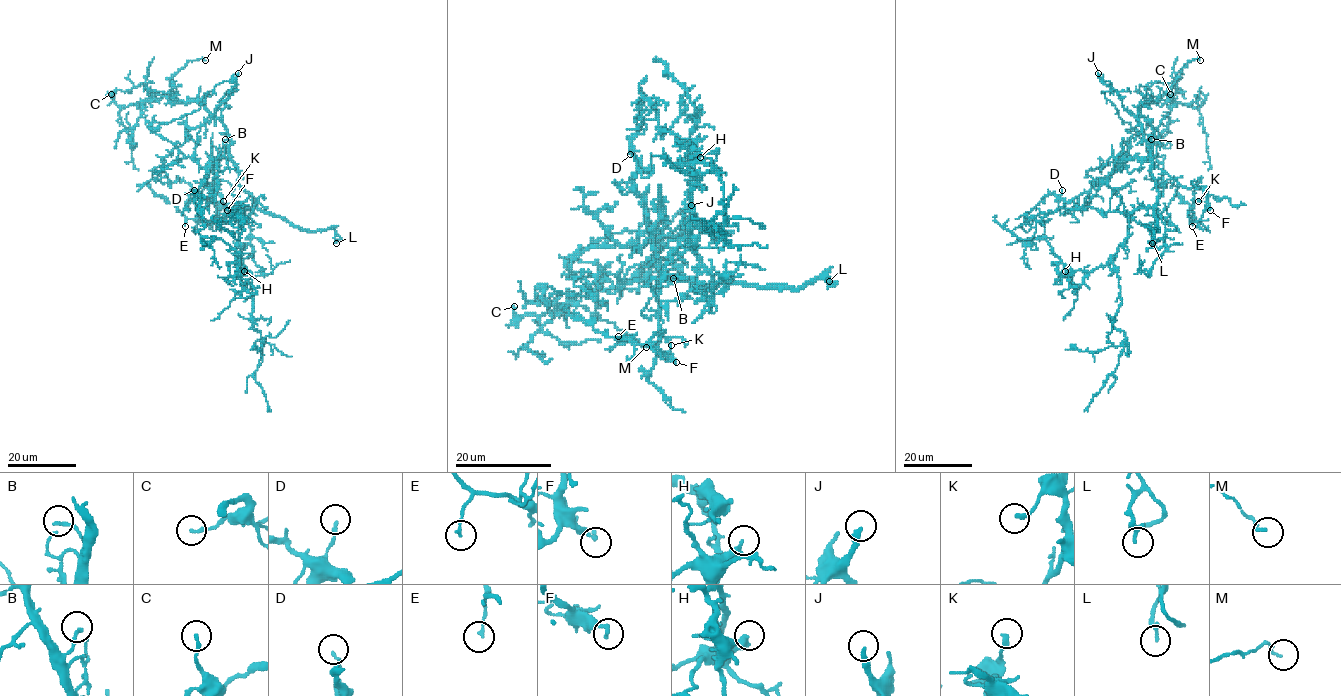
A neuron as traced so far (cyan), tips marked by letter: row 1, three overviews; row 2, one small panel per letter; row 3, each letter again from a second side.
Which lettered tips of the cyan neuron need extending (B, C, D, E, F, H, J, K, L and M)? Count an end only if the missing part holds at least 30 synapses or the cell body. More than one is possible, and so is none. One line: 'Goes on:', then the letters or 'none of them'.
Goes on: J

